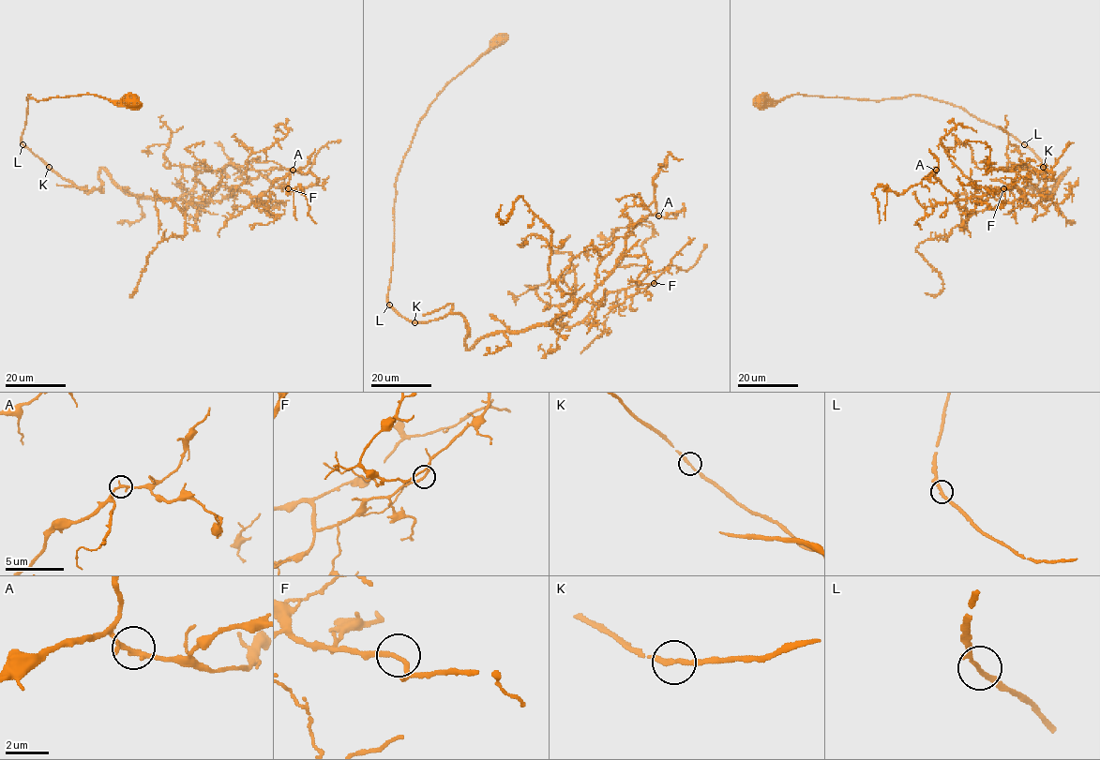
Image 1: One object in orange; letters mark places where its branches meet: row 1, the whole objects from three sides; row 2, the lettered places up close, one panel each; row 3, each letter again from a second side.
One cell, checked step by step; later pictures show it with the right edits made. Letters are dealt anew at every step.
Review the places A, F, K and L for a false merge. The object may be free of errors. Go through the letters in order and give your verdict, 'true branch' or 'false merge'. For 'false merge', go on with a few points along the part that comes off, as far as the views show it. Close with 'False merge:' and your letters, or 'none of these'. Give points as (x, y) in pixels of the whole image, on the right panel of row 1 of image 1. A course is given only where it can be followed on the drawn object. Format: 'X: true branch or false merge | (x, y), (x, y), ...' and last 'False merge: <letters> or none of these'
A: true branch
F: true branch
K: true branch
L: true branch
False merge: none of these

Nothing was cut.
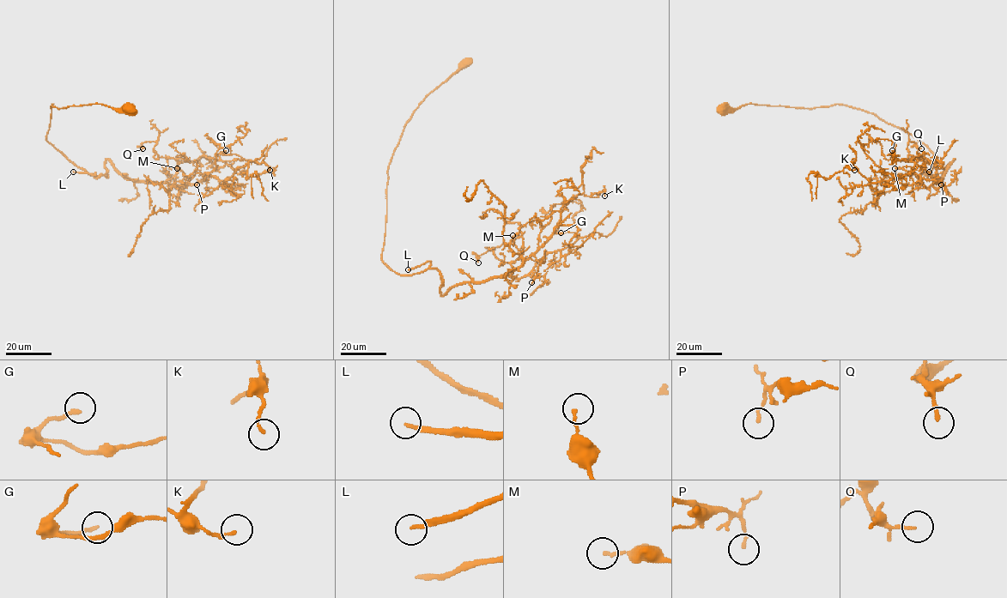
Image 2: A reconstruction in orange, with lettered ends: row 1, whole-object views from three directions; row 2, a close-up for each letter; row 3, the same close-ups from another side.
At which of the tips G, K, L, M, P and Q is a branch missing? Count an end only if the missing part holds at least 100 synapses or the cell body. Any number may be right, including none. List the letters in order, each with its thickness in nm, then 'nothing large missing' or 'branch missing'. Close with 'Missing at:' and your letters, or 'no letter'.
G: 170 nm thick; nothing large missing
K: 130 nm thick; nothing large missing
L: 190 nm thick; branch missing
M: 130 nm thick; nothing large missing
P: 130 nm thick; nothing large missing
Q: 150 nm thick; nothing large missing
Missing at: L

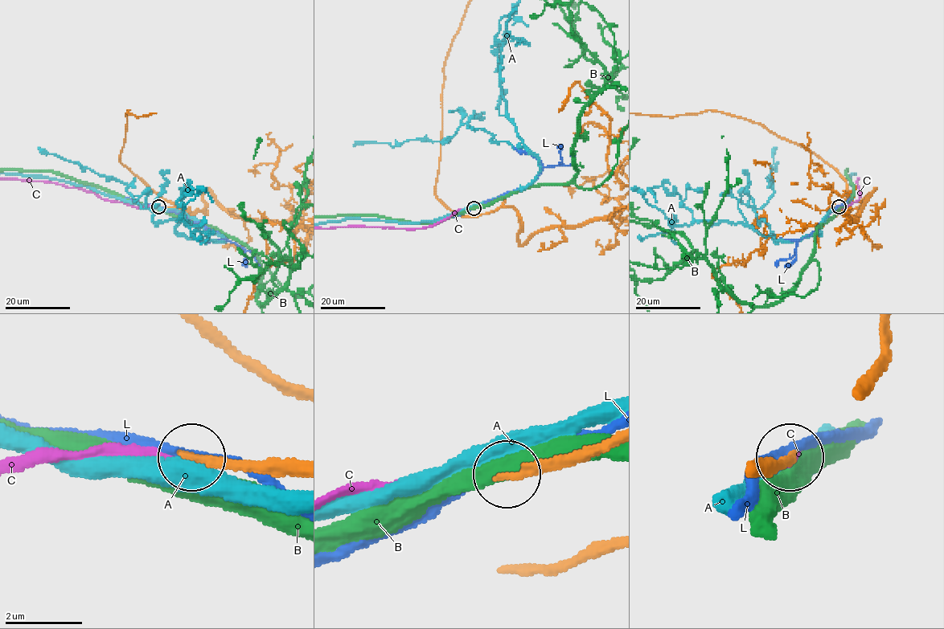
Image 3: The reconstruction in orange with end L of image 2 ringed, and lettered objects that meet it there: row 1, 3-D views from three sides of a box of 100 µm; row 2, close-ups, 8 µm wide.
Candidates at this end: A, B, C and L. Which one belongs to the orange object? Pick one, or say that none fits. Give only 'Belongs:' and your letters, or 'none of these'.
Belongs: C

